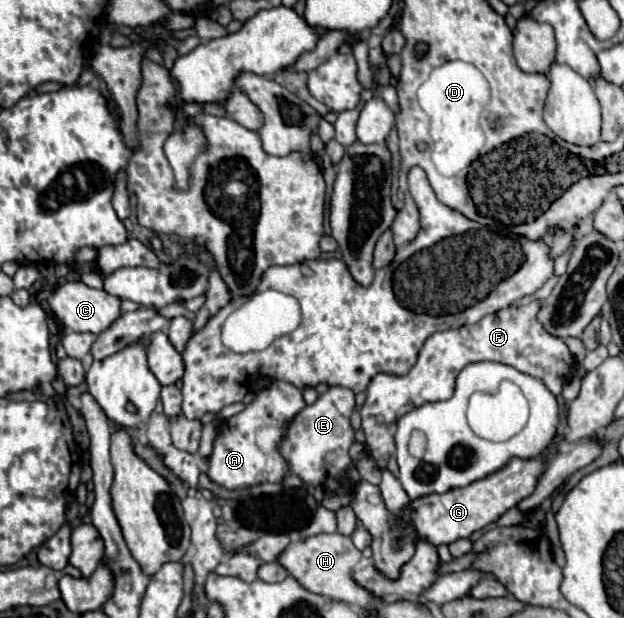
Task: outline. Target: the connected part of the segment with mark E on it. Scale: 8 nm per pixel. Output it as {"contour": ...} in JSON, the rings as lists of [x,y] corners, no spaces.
{"contour":[[[329,387],[313,405],[307,405],[297,419],[287,427],[285,439],[281,441],[281,455],[287,459],[291,473],[299,475],[305,487],[321,485],[327,491],[333,491],[341,483],[341,475],[345,473],[349,483],[359,481],[359,473],[351,463],[347,451],[353,445],[353,429],[349,417],[355,409],[355,393],[345,387]]]}

